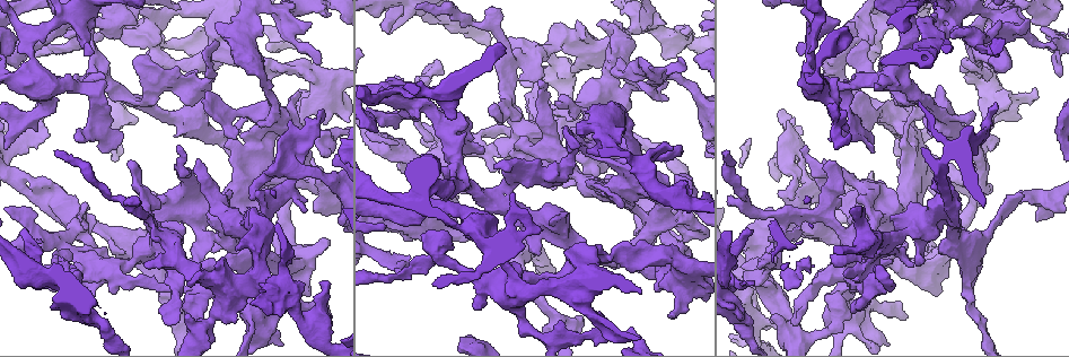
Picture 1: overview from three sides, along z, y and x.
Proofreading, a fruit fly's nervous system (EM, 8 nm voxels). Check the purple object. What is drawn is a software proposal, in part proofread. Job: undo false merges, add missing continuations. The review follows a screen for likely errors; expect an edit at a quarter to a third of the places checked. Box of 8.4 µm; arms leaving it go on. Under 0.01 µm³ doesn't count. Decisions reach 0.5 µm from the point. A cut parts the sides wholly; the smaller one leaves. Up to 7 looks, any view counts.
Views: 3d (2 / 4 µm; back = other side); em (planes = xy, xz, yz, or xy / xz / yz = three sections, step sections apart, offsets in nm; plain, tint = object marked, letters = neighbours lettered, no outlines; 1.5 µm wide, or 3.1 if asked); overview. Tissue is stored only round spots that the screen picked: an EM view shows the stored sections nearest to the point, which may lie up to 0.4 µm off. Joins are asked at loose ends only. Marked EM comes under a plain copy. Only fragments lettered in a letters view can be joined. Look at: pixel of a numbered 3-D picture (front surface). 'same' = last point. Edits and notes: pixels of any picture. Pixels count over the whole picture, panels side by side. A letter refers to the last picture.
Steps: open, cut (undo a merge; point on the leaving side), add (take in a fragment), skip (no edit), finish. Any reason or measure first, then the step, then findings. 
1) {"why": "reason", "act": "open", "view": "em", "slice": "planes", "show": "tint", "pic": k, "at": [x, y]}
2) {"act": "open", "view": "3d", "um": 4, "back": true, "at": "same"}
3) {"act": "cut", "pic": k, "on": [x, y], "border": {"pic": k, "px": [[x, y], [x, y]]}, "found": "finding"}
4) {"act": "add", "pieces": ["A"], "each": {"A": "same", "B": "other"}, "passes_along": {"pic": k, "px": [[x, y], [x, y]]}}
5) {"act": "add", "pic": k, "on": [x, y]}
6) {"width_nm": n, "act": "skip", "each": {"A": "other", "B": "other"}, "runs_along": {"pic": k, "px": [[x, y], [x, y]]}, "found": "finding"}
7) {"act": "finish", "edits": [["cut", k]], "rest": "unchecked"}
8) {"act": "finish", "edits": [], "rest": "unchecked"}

{"why": "sharp bend", "act": "open", "view": "3d", "um": 2, "pic": 1, "at": [1045, 44]}

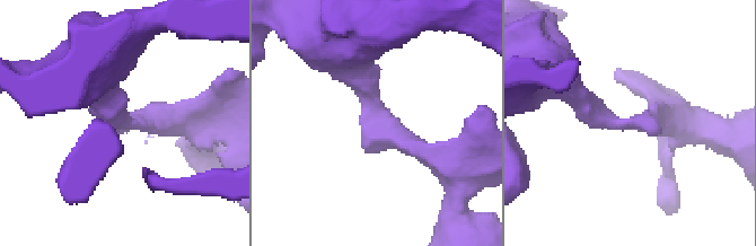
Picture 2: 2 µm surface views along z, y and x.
{"act": "open", "view": "em", "slice": "planes", "show": "letters", "pic": 2, "at": [393, 123]}

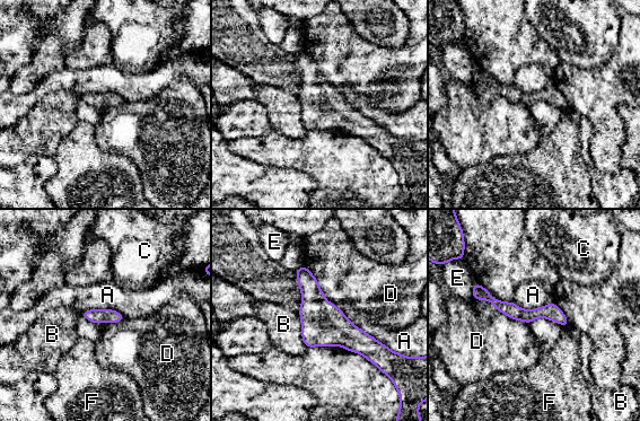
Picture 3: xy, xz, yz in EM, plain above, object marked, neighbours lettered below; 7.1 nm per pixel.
{"arm_widths_nm": [280, 420], "act": "skip", "each": {"A": "other", "B": "other", "C": "other", "D": "other", "E": "other", "F": "other"}, "found": "all the same cell"}

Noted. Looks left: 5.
{"why": "an open end", "act": "open", "view": "3d", "um": 4, "pic": 1, "at": [271, 44]}

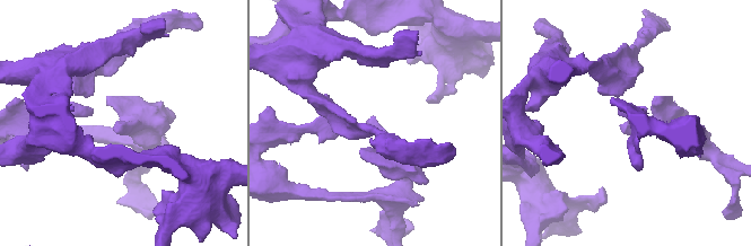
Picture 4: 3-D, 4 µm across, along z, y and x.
{"act": "open", "view": "em", "slice": "planes", "show": "tint", "pic": 4, "at": [621, 124]}

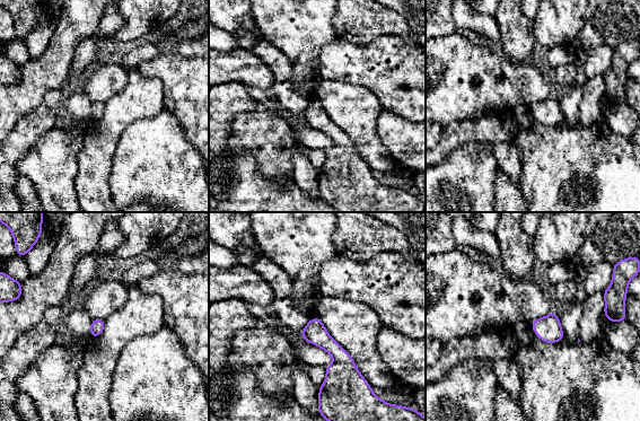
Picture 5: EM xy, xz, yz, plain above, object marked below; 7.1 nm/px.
{"act": "open", "view": "em", "slice": "planes", "show": "letters", "at": "same"}

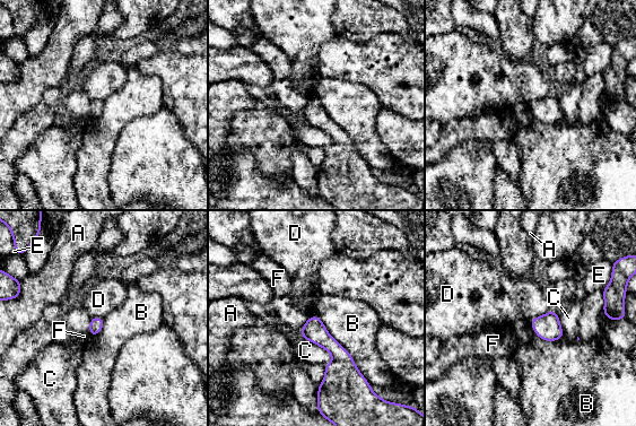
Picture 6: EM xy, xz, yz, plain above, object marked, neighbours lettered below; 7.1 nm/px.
{"act": "skip", "each": {"A": "other", "B": "other", "C": "other", "D": "other", "E": "other", "F": "other"}, "found": "none of them fits"}

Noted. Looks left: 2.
{"why": "branch stops here", "act": "open", "view": "em", "slice": "planes", "show": "letters", "pic": 1, "at": [450, 237]}

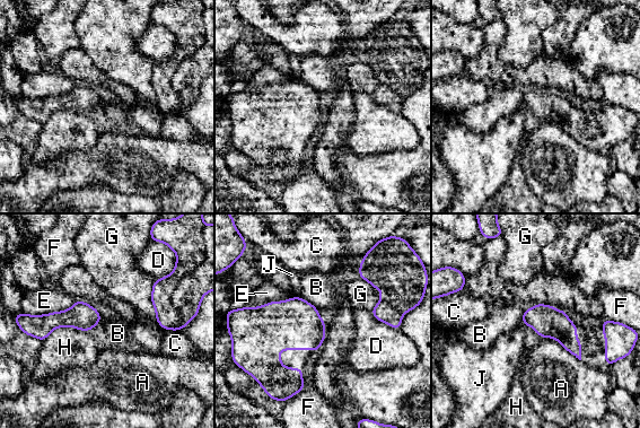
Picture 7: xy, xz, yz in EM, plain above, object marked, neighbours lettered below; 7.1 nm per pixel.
{"act": "skip", "each": {"A": "other", "B": "other", "C": "other", "D": "other", "E": "other", "F": "other", "G": "other", "H": "other", "J": "other"}, "border": {"pic": 7, "px": [[299, 296], [316, 308]]}, "found": "none of them fits"}

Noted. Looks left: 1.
{"act": "finish", "edits": [], "rest": "unchecked"}

